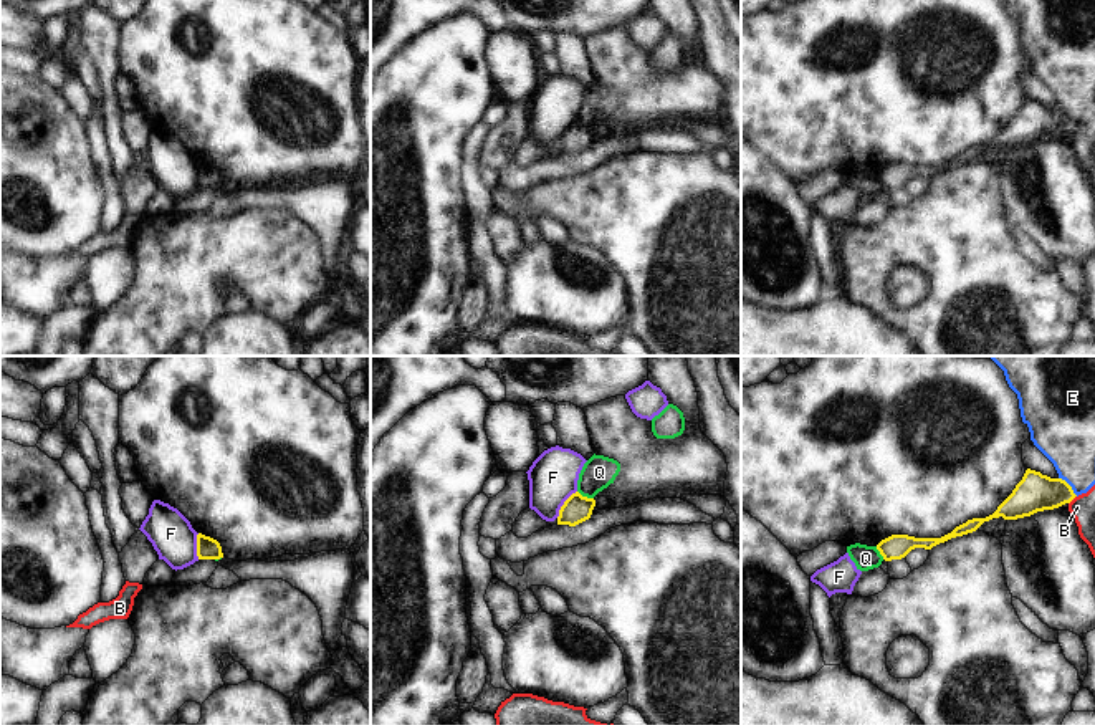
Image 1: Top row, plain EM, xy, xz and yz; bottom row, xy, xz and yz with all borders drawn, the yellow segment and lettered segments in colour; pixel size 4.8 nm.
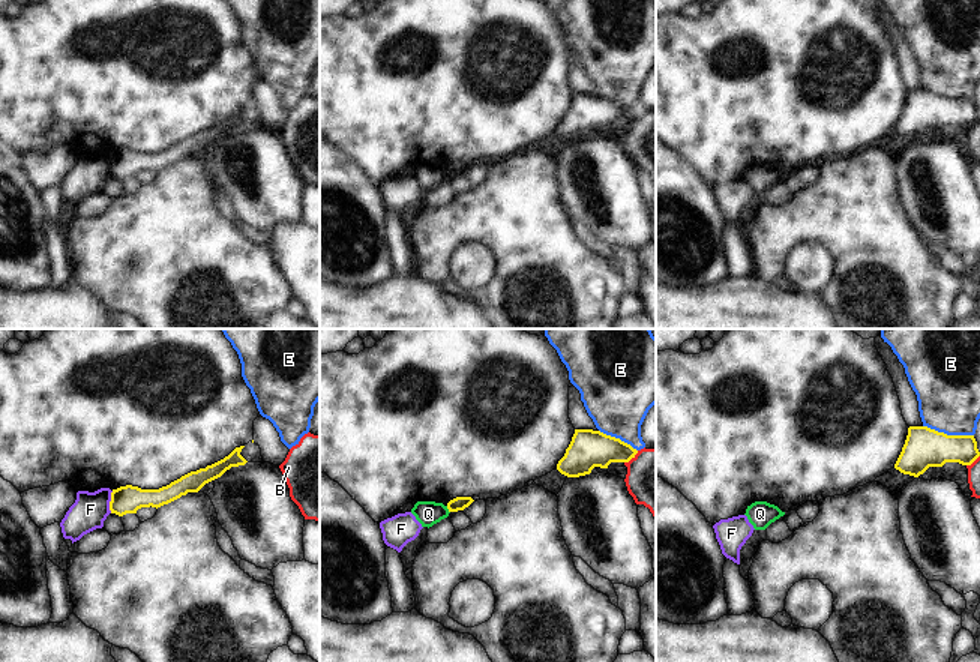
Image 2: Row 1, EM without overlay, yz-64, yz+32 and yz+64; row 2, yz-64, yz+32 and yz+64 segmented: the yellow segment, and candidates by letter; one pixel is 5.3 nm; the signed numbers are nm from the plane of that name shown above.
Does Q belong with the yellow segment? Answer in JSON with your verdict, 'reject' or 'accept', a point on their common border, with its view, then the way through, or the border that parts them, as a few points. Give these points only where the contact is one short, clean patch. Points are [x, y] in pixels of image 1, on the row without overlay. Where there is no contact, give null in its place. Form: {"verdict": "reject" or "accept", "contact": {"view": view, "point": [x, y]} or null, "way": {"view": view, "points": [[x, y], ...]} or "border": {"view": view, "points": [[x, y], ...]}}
{"verdict": "reject", "contact": {"view": "xz", "point": [586, 126]}, "border": {"view": "xz", "points": [[578, 120], [592, 128]]}}

